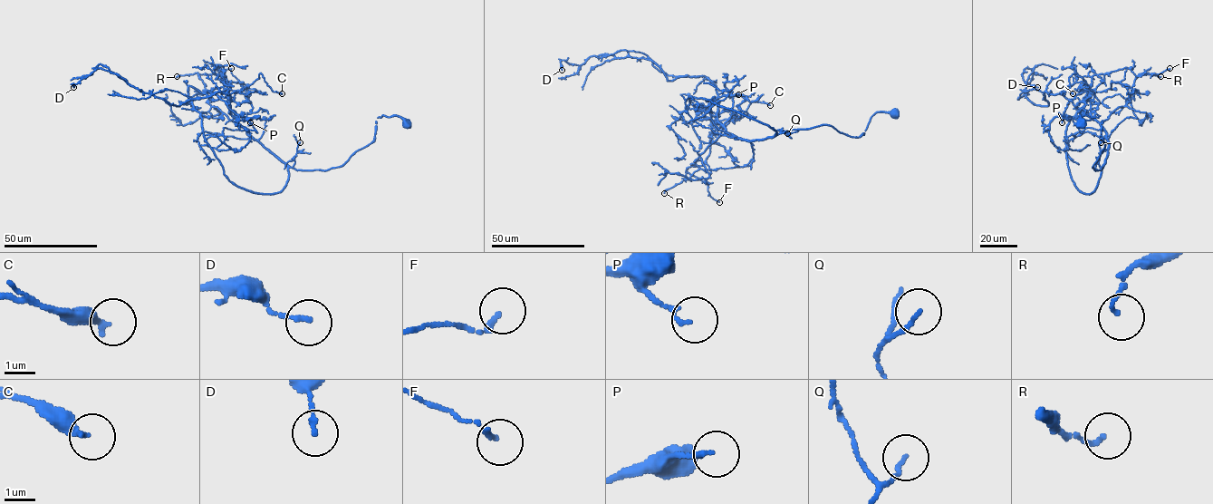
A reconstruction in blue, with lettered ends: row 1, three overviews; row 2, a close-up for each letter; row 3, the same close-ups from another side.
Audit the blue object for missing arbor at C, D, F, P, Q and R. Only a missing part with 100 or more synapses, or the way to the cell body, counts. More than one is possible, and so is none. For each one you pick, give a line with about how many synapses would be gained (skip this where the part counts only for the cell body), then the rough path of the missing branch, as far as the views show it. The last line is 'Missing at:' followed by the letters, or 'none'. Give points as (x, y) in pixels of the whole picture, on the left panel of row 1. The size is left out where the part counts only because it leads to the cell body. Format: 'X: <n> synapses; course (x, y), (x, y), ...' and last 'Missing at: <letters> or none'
Missing at: none

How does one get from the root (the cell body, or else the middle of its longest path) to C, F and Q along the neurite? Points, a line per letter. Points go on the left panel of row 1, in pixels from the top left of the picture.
C: (405, 123), (378, 117), (374, 139), (341, 166), (296, 169), (254, 140), (227, 104), (260, 73), (282, 93)
F: (405, 123), (395, 115), (378, 117), (374, 139), (341, 166), (296, 169), (208, 103), (198, 75), (231, 68)
Q: (405, 123), (395, 115), (378, 117), (374, 139), (341, 166), (324, 170), (293, 167), (300, 142)

